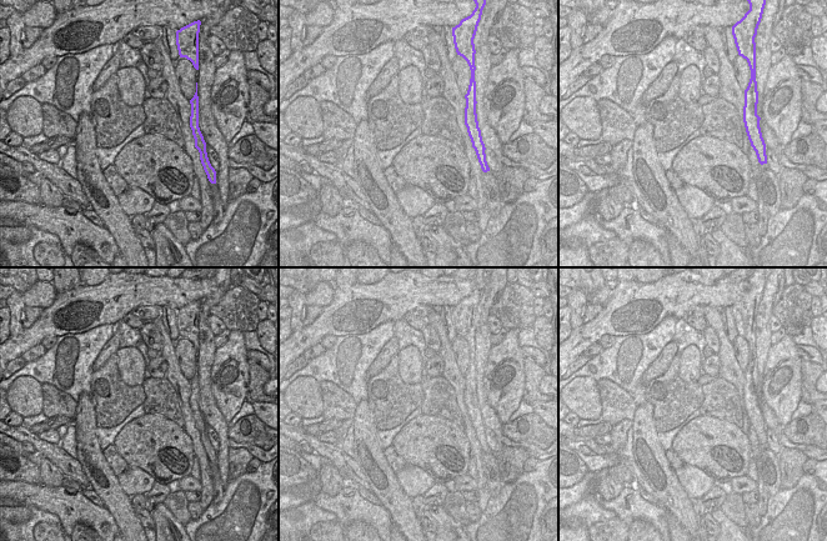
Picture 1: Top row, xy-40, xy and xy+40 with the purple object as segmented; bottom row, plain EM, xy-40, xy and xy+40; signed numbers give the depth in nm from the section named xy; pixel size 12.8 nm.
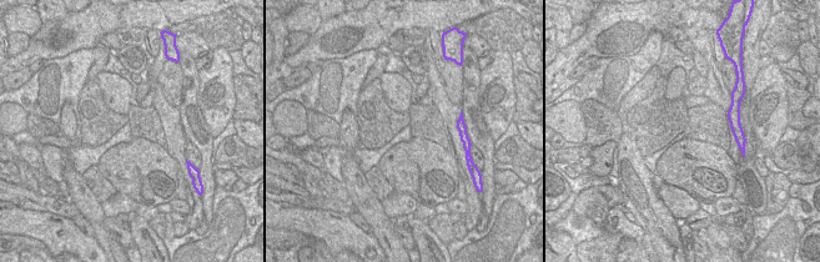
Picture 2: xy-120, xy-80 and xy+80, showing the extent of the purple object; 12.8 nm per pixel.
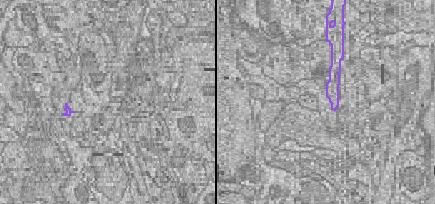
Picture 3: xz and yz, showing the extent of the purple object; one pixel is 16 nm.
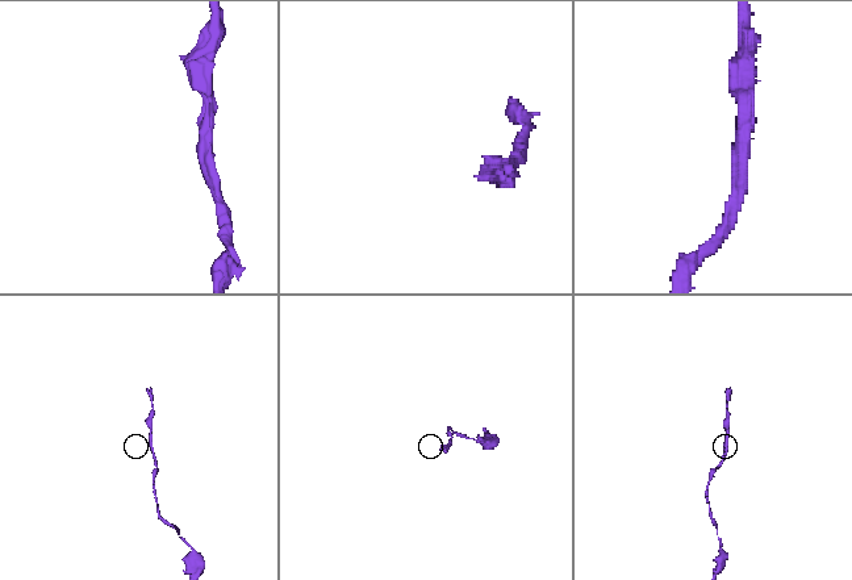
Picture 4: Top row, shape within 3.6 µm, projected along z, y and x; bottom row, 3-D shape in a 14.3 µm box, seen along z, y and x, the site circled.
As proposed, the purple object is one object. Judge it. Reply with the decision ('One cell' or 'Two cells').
One cell

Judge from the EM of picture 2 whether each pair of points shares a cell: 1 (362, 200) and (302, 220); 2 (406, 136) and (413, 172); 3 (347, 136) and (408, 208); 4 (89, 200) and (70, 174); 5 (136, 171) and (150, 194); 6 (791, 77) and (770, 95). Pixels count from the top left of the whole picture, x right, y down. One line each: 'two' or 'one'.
1: two
2: two
3: two
4: one
5: one
6: two

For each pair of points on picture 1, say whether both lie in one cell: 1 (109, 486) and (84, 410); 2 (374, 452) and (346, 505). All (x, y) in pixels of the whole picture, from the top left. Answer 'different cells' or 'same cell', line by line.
1: same cell
2: different cells

